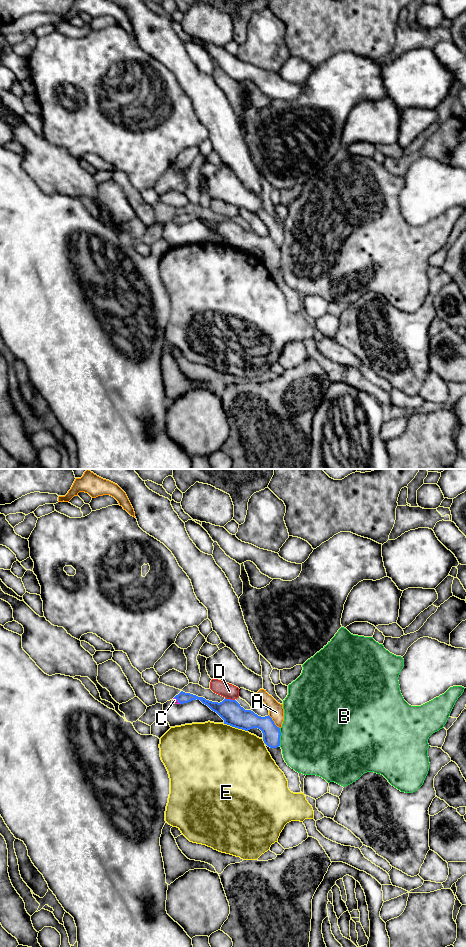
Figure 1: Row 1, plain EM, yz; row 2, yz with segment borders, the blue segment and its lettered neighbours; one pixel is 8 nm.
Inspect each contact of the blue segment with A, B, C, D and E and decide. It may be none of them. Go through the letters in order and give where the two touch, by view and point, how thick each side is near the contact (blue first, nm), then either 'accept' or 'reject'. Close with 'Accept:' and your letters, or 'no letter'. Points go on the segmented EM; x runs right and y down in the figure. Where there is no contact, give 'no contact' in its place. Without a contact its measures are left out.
A: yz (273, 722) | 160/120 nm | reject
B: yz (279, 737) | 140/480 nm | reject
C: yz (177, 699) | 90/40 nm | accept
D: yz (230, 699) | 180/120 nm | reject
E: yz (236, 727) | 180/500 nm | reject
Accept: C

